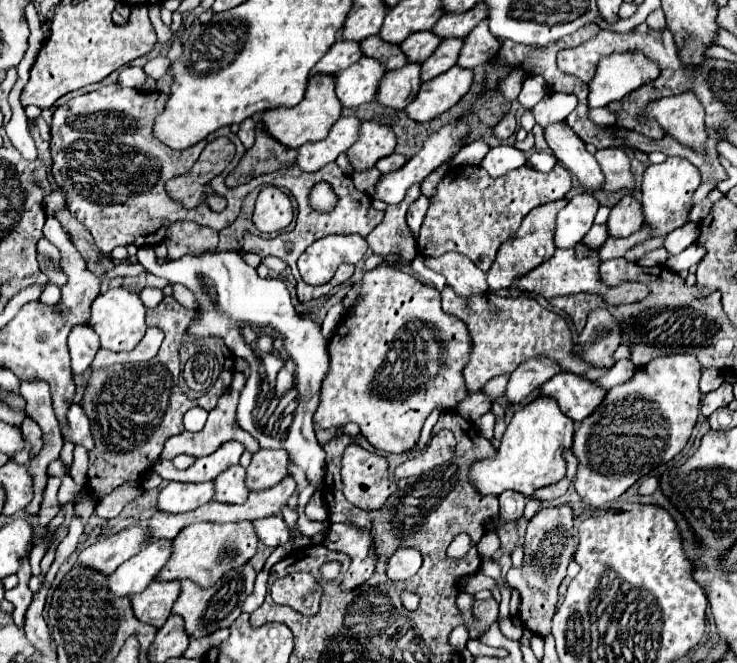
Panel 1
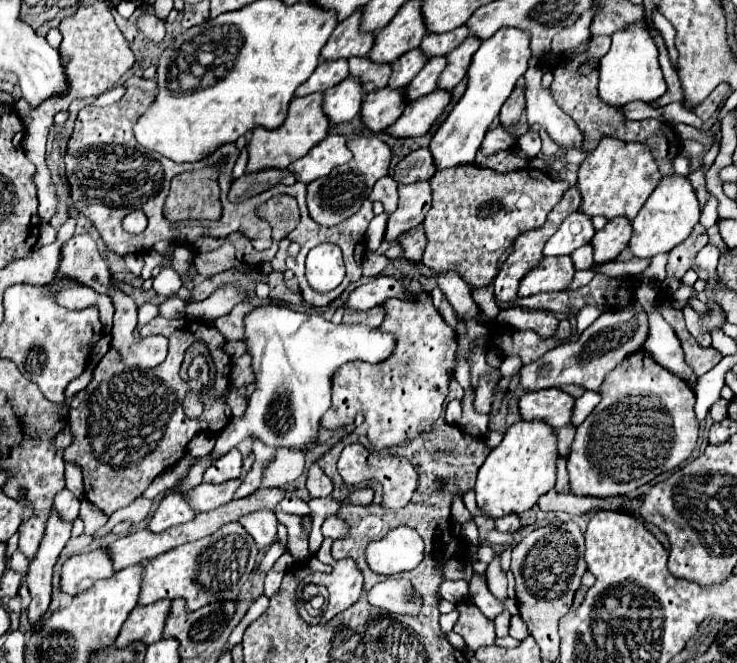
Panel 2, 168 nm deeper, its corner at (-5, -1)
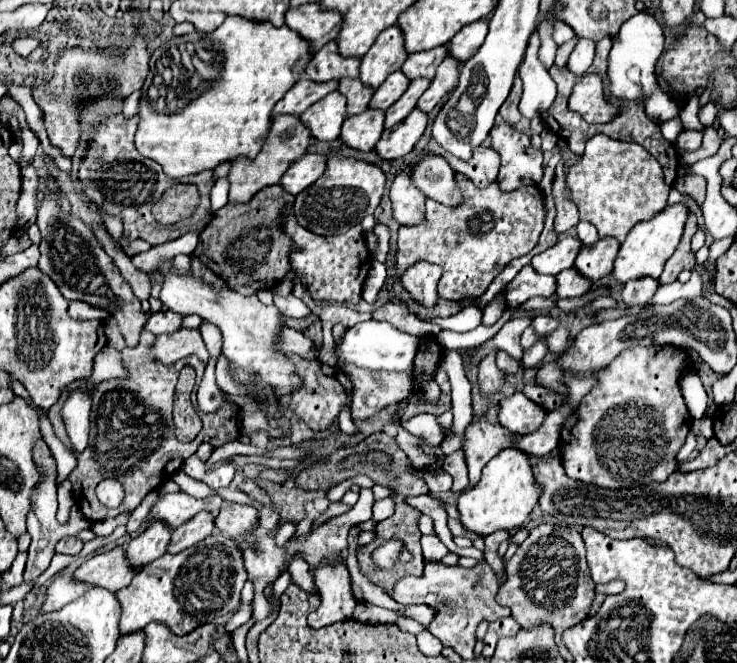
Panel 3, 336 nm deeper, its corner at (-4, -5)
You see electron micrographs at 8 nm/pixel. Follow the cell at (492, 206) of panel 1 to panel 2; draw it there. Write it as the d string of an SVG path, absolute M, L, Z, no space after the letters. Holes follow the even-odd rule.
M474 164L438 170L430 186L432 186L432 208L424 220L424 234L428 240L424 252L424 264L438 274L456 272L472 288L486 286L490 284L490 280L494 280L498 272L496 262L502 256L502 252L510 248L520 234L542 228L550 210L568 190L566 180L554 180L544 170L522 168L516 172L496 174L492 170L478 168Z

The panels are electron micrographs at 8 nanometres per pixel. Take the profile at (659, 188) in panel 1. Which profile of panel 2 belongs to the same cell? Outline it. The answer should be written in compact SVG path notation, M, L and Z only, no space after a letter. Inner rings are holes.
M678 174L666 176L642 206L638 216L632 220L632 238L628 248L636 258L654 258L656 254L670 252L674 246L684 242L684 238L688 238L692 228L698 224L698 218L700 204L690 180Z

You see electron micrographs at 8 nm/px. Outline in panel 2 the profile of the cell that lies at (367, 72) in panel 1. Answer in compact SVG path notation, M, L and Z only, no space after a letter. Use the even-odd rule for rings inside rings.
M348 76L344 82L324 92L322 110L330 124L342 124L350 122L358 114L360 104L362 104L360 86L356 86L356 78Z

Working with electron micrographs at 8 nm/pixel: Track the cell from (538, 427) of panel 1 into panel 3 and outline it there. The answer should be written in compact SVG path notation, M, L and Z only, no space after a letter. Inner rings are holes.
M505 448L489 464L483 468L483 476L479 486L467 488L459 496L459 514L461 524L477 534L491 534L495 530L513 530L521 528L521 524L529 518L531 510L539 502L539 484L535 482L529 454L517 448Z

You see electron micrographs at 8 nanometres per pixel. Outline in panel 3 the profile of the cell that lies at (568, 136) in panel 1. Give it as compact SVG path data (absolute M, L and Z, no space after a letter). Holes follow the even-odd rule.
M533 34L523 64L519 68L519 76L523 80L523 96L519 102L519 112L527 118L541 116L543 112L547 112L557 96L557 86L551 80L545 66L539 62L537 50L539 50L539 38L537 34Z

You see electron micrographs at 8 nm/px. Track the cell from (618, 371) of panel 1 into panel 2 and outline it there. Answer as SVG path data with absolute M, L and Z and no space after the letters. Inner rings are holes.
M584 392L576 402L574 402L574 410L572 410L572 426L578 426L580 420L584 420L600 402L600 394L598 392Z

